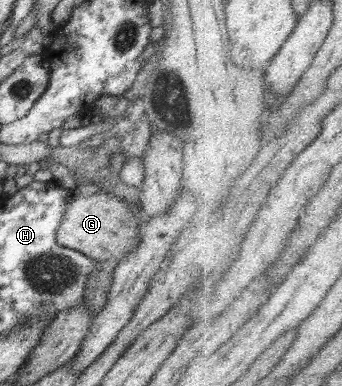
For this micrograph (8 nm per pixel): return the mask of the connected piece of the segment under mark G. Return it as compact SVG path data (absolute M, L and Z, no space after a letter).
M78 189L68 191L72 194L73 200L65 210L65 216L57 228L57 243L64 245L72 250L84 253L89 259L97 261L118 261L123 259L139 243L138 226L147 222L148 217L143 215L142 209L135 209L135 205L129 205L129 202L120 197L111 195L105 191L100 191L94 195L83 196Z

